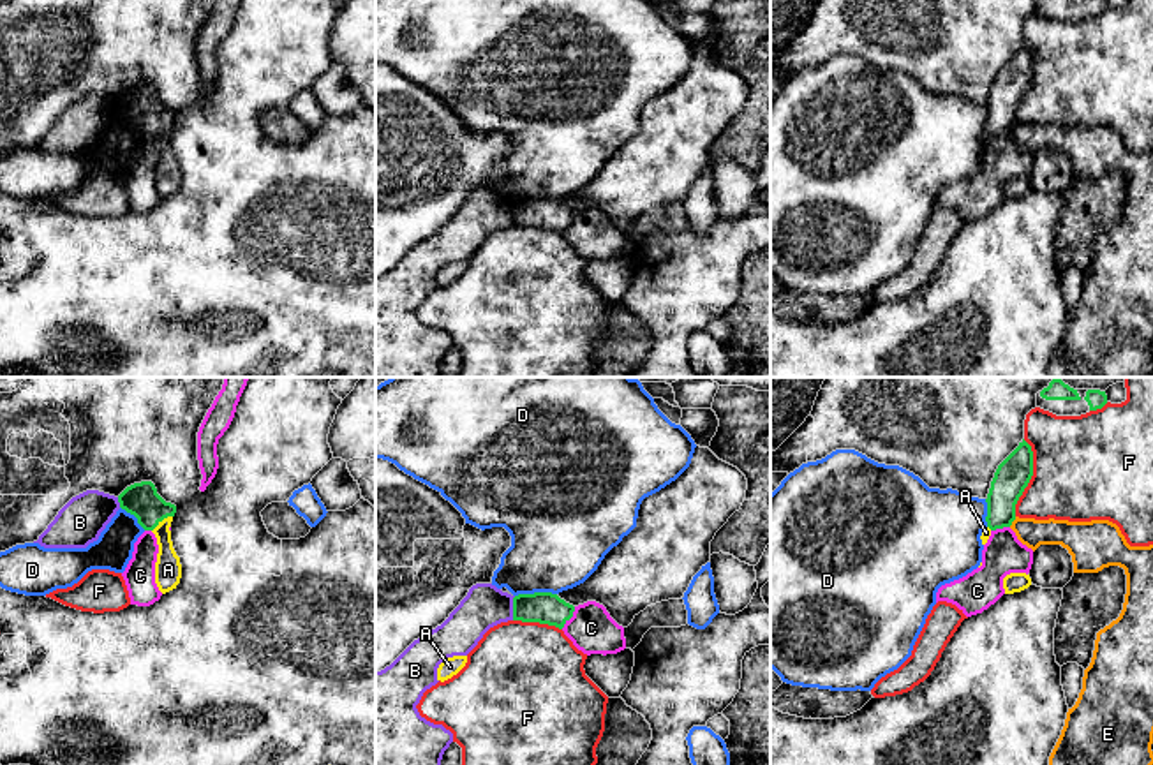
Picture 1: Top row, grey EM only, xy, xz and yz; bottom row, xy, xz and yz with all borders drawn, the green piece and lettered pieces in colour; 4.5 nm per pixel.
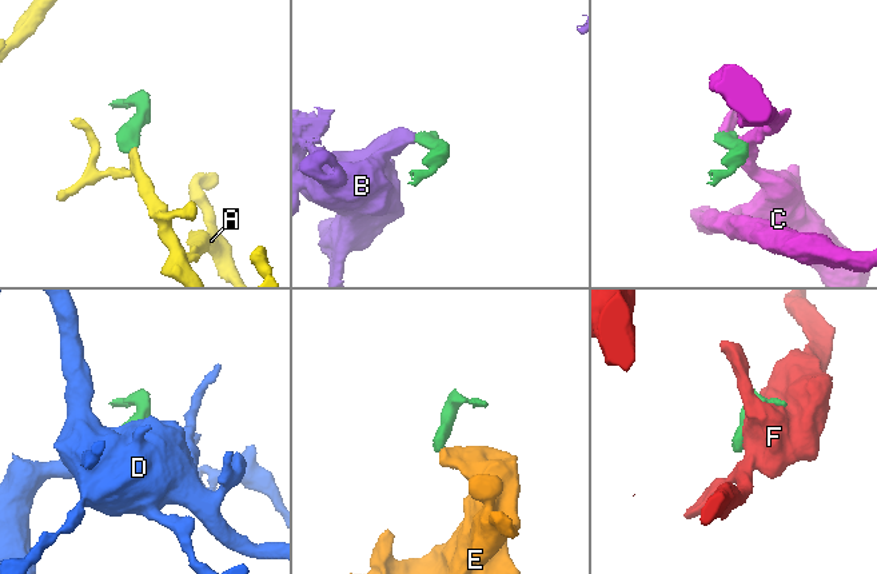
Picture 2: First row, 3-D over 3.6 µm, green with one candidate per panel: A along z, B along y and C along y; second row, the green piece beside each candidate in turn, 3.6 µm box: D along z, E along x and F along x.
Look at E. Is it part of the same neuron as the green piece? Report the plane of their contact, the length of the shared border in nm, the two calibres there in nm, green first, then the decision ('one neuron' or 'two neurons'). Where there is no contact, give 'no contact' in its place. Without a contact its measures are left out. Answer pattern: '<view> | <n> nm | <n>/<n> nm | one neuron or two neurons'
yz | 60 nm | 160/130 nm | two neurons

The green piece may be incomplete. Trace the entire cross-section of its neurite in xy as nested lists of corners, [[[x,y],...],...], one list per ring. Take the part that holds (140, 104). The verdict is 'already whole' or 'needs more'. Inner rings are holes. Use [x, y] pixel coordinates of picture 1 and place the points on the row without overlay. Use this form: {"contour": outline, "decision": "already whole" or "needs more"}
{"contour": [[[141,86],[127,92],[118,100],[120,113],[138,123],[145,136],[157,143],[159,159],[155,167],[155,189],[162,199],[176,194],[182,183],[182,169],[171,146],[171,127],[176,111],[166,108],[152,86]]], "decision": "needs more"}

